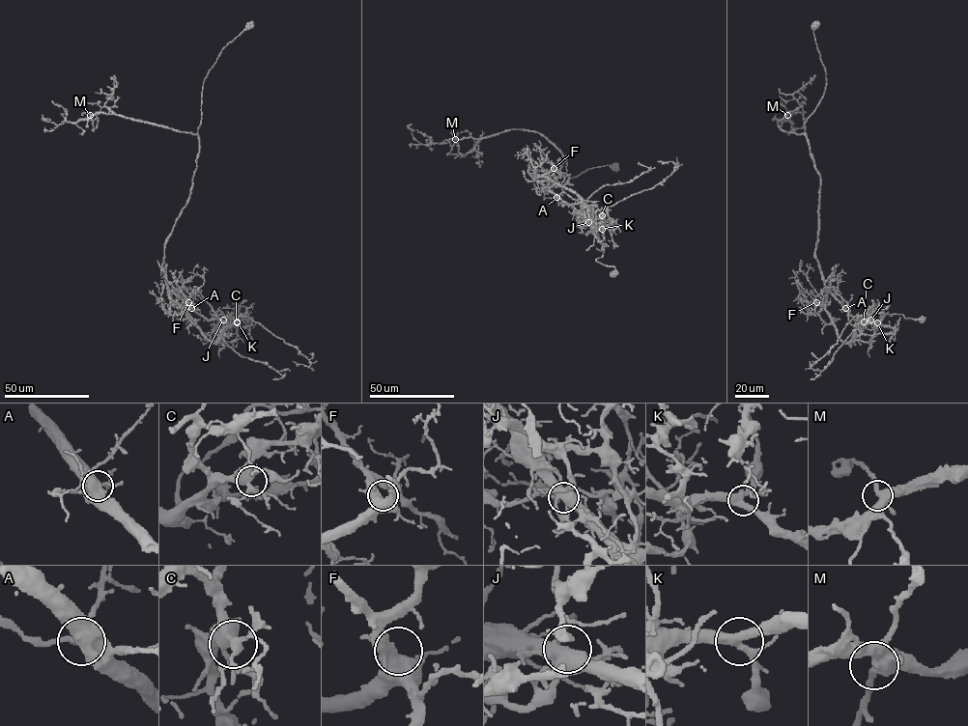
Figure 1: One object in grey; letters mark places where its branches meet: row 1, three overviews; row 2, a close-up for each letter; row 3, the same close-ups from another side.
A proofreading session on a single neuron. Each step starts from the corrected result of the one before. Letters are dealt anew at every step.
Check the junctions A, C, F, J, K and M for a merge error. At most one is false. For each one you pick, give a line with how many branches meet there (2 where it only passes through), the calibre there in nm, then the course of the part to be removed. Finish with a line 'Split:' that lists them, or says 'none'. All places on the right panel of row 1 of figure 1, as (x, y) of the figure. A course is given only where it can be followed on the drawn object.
J: 6 | 460 nm | (871, 320), (868, 324), (858, 323), (857, 315), (842, 329), (837, 344), (811, 366), (810, 361)
Split: J

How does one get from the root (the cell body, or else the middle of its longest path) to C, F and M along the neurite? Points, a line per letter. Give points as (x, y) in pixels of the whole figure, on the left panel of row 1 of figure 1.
C: (249, 25), (222, 49), (204, 80), (192, 187), (163, 262), (167, 287), (193, 310), (223, 324), (237, 321)
F: (249, 25), (222, 49), (204, 80), (192, 187), (166, 242), (163, 272), (168, 296), (179, 304), (188, 302)
M: (249, 25), (222, 49), (204, 80), (197, 133), (182, 132), (111, 114), (90, 115)

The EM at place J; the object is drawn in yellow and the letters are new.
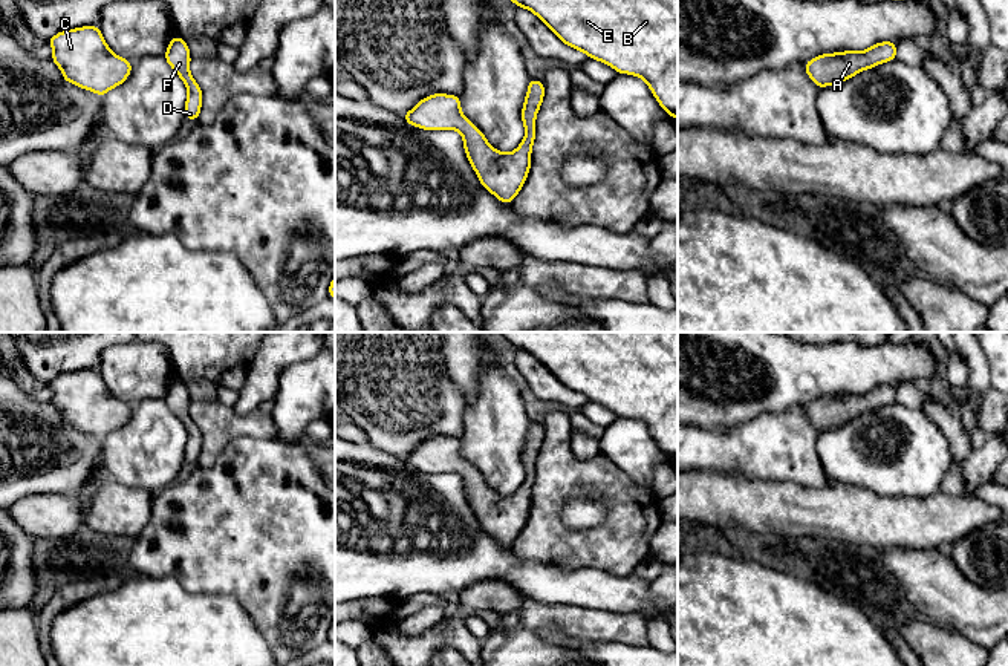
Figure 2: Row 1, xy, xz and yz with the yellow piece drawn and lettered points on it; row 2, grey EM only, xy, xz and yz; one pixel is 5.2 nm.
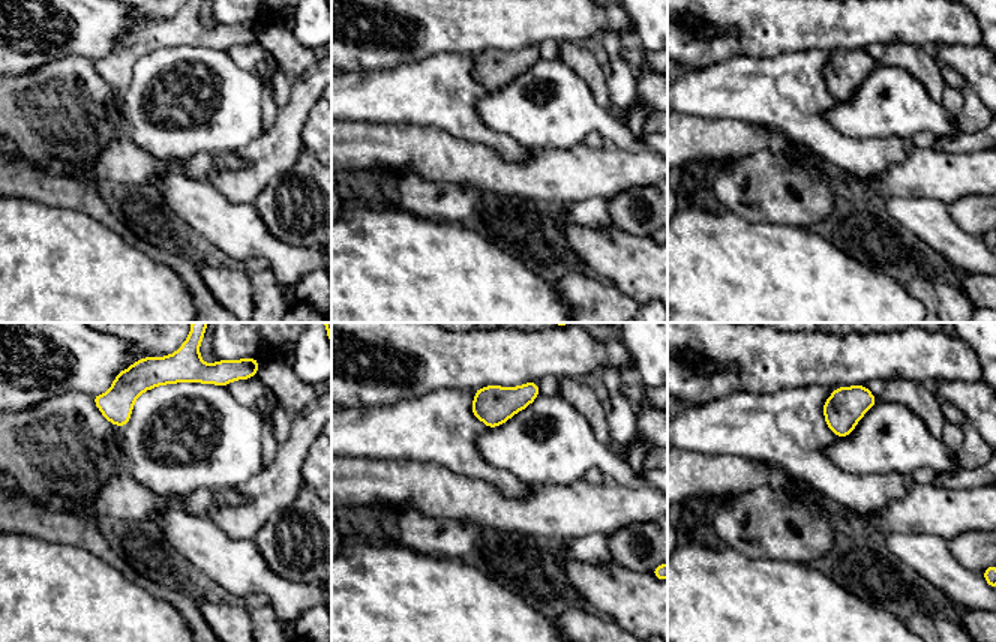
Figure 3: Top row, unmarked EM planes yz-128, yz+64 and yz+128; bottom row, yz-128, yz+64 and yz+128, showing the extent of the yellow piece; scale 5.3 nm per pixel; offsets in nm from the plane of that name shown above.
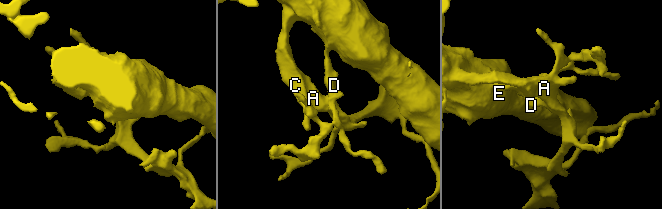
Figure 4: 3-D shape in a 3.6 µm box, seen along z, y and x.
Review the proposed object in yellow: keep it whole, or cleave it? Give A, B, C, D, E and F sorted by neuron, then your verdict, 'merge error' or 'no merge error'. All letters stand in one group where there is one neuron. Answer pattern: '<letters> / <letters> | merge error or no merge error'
A D F / B C E | merge error

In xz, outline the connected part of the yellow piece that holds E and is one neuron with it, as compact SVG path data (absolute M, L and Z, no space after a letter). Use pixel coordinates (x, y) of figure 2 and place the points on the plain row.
M502 332L534 355L564 387L642 421L659 449L678 461L678 332Z

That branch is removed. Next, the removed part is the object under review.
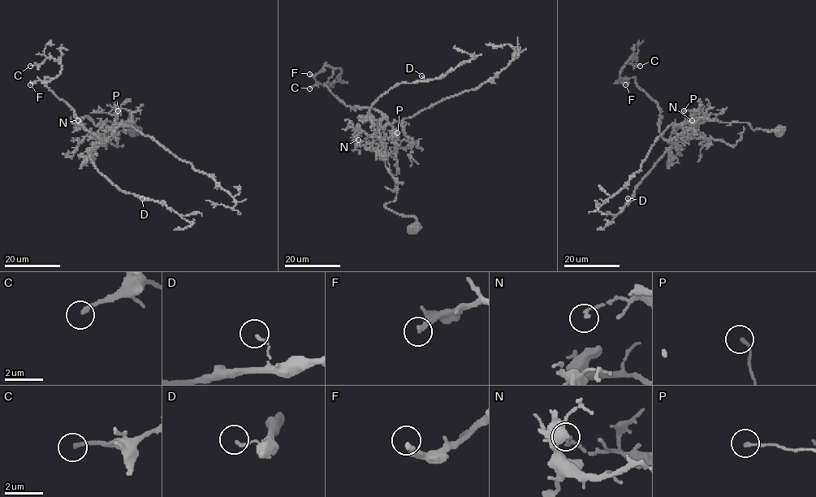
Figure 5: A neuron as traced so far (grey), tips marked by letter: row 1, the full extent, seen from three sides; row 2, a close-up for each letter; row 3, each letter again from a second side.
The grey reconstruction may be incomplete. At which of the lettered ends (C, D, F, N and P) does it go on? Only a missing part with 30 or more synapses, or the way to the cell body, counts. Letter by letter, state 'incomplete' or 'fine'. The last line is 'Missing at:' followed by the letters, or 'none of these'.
C: incomplete
D: fine
F: incomplete
N: fine
P: fine
Missing at: C, F

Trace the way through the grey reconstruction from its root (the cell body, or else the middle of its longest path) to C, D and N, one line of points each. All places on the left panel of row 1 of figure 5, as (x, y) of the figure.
C: (135, 130), (105, 129), (116, 123), (105, 121), (103, 141), (45, 82), (60, 73), (61, 60), (30, 66)
D: (135, 130), (105, 129), (116, 123), (105, 121), (89, 157), (119, 189), (142, 198)
N: (135, 130), (105, 129), (114, 129), (114, 121), (106, 120), (96, 125), (86, 117), (78, 120)

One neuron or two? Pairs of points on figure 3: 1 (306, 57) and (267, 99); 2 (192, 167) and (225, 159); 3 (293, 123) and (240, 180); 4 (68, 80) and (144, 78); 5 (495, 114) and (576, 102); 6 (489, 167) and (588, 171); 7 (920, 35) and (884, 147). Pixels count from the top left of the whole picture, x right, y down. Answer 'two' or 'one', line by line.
1: two
2: one
3: one
4: two
5: one
6: one
7: two

